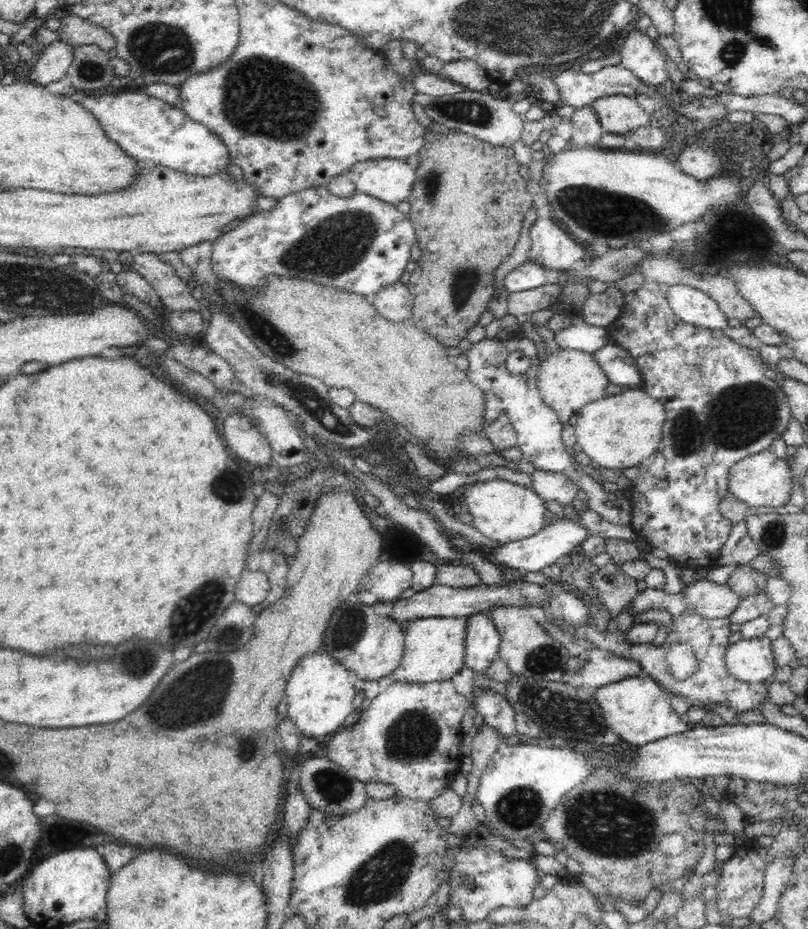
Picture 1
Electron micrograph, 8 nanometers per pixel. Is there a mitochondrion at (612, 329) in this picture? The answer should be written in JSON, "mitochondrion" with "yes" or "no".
{"mitochondrion":"no"}

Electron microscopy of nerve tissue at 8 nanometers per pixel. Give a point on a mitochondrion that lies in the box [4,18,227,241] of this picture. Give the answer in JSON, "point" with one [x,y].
{"point":[157,48]}

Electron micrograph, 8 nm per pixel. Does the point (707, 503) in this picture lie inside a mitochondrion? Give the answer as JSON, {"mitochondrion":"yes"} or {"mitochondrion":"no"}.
{"mitochondrion":"no"}

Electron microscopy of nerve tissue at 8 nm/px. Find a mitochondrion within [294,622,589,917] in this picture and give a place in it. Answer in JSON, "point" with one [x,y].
{"point":[381,879]}

